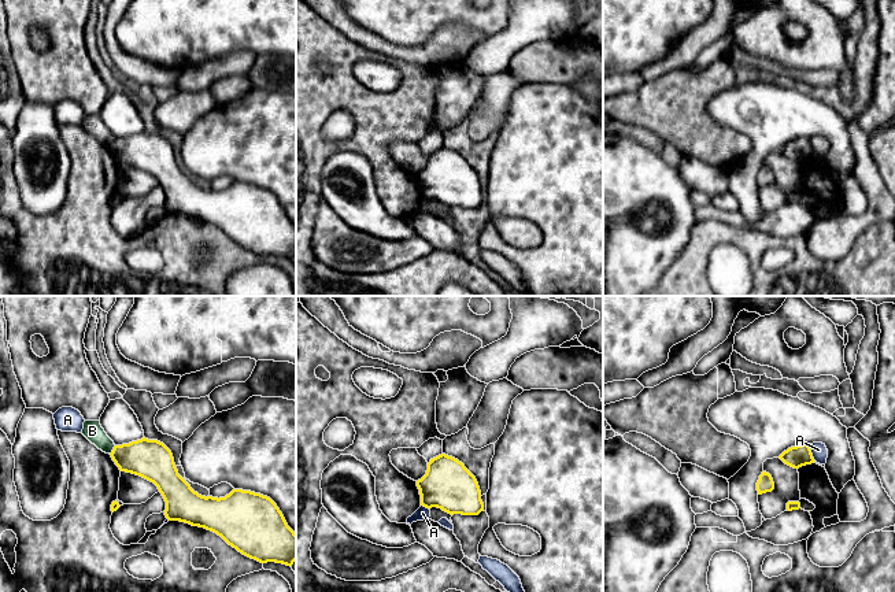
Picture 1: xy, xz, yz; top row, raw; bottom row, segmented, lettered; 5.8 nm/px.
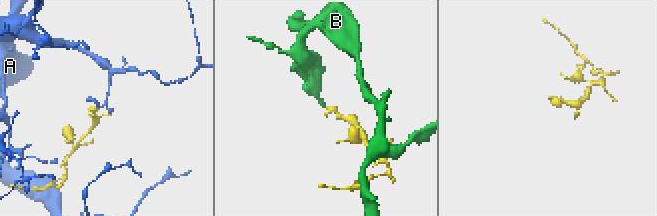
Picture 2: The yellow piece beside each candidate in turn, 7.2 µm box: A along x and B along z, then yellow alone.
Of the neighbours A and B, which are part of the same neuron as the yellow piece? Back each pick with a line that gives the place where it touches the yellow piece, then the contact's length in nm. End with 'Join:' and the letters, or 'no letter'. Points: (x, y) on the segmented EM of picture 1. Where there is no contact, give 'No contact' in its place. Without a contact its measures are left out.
Join: no letter

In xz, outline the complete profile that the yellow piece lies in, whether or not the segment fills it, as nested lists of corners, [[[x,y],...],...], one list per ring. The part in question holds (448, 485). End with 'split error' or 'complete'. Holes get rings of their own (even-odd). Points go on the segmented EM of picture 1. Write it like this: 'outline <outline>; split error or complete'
outline [[[445,454],[430,459],[417,486],[421,506],[426,508],[437,507],[451,515],[478,515],[484,511],[476,477],[462,462]]]; complete

